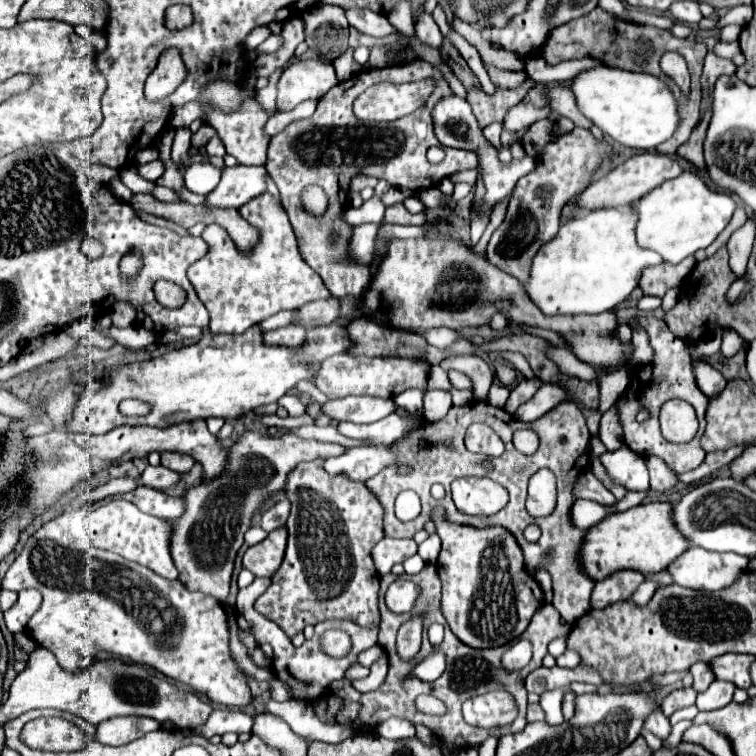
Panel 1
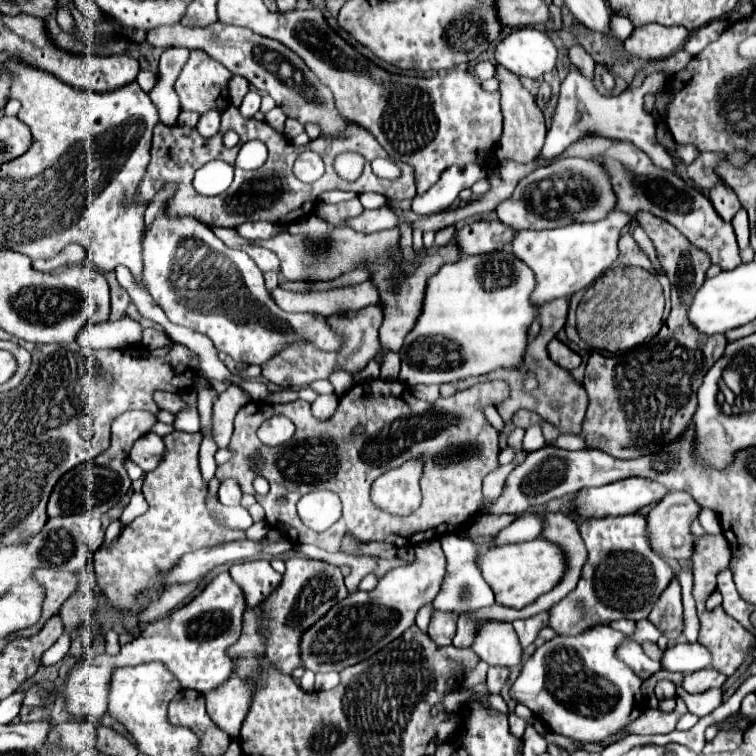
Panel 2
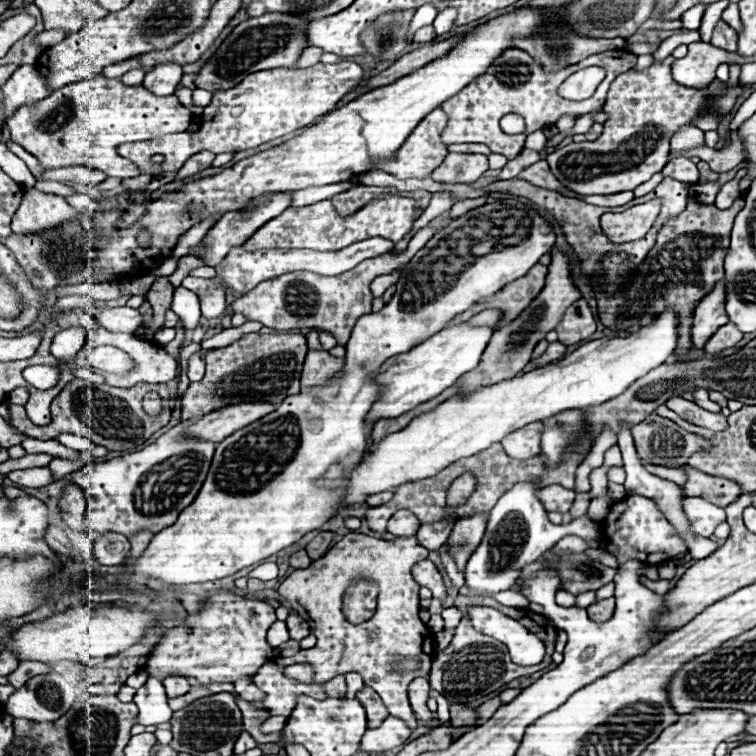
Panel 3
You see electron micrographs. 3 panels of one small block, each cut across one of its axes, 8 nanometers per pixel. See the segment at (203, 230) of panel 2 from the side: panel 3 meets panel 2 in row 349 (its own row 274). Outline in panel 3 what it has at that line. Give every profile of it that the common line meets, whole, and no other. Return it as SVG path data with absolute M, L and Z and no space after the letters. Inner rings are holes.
M370 238L370 240L362 240L356 242L344 250L338 252L316 252L316 250L284 250L284 248L262 248L262 250L246 250L244 246L234 246L226 258L214 266L216 270L216 278L220 278L220 286L224 290L232 290L236 296L250 292L254 286L258 286L260 282L278 278L280 274L288 274L288 272L314 272L314 274L322 274L322 276L338 276L344 274L346 270L352 270L358 262L366 260L366 258L374 258L380 254L390 252L390 242L386 238Z

